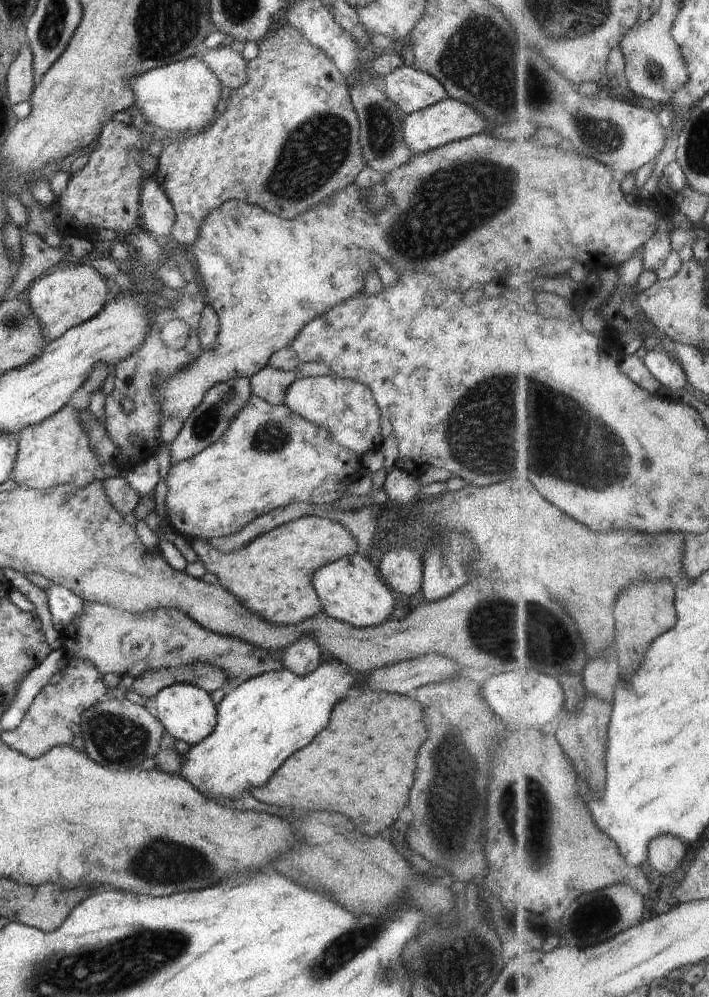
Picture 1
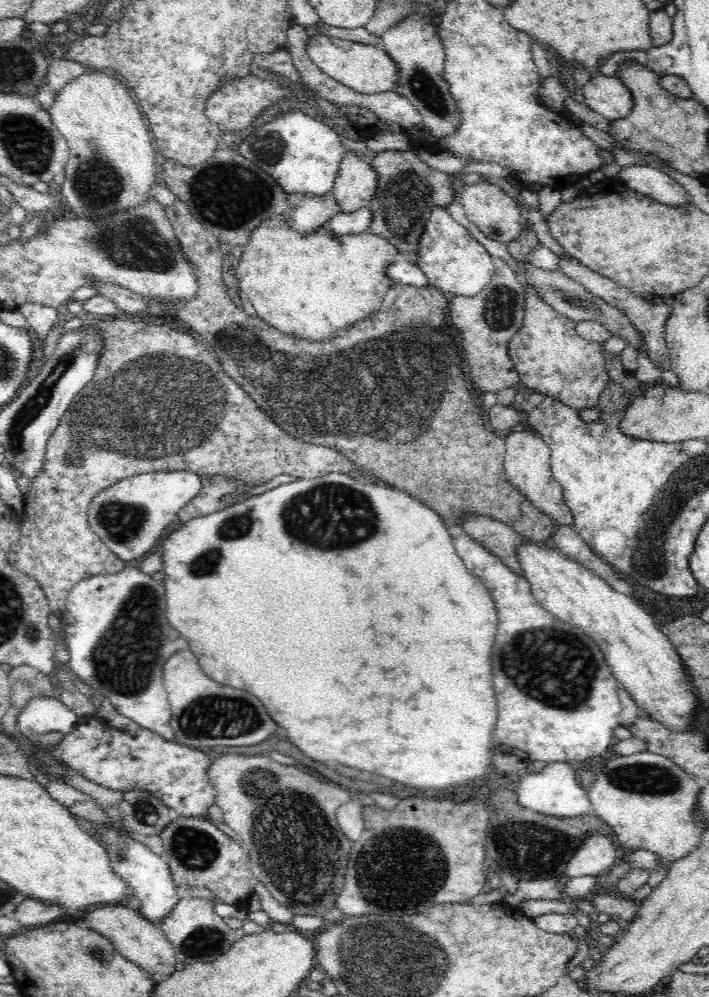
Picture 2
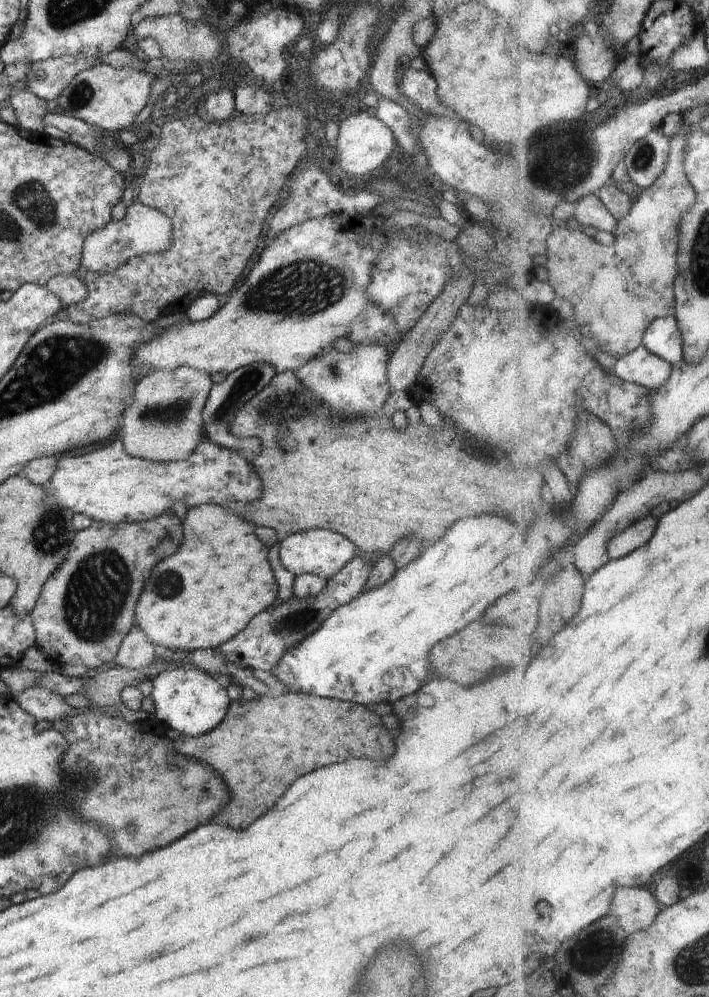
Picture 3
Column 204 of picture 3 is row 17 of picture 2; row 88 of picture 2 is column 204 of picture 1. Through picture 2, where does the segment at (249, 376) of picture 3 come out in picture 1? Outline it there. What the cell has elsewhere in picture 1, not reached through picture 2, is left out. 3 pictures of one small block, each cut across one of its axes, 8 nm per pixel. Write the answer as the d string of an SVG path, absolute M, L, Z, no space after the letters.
M238 377L232 380L222 381L211 386L202 397L202 402L192 411L192 414L184 421L180 432L170 442L170 462L176 464L196 456L213 442L216 442L231 424L235 414L246 404L252 394L251 382L248 377Z

